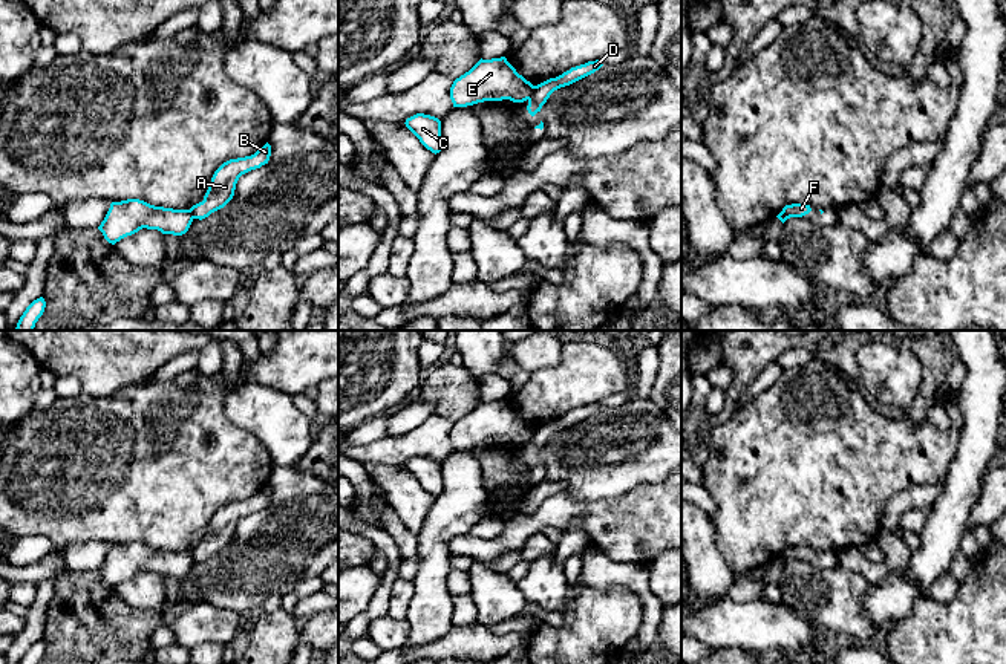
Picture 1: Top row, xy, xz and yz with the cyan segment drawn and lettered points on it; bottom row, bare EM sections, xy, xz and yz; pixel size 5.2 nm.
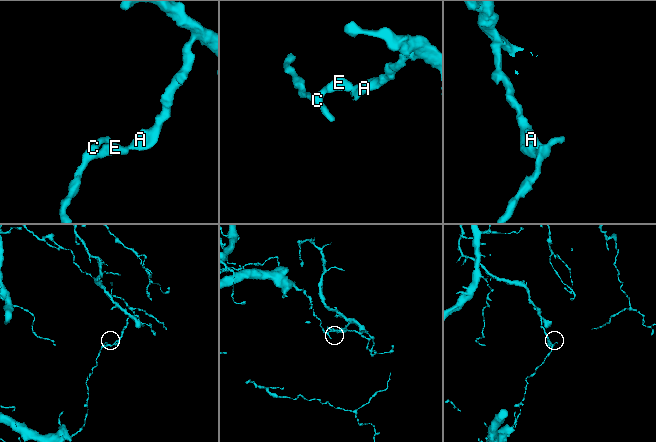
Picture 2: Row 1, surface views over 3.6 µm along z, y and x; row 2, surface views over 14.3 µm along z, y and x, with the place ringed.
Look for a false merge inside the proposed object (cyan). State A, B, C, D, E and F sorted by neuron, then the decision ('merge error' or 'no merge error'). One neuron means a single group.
A B D F / C E | merge error

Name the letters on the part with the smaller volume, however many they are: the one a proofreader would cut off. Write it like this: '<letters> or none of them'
A, B, D, F

